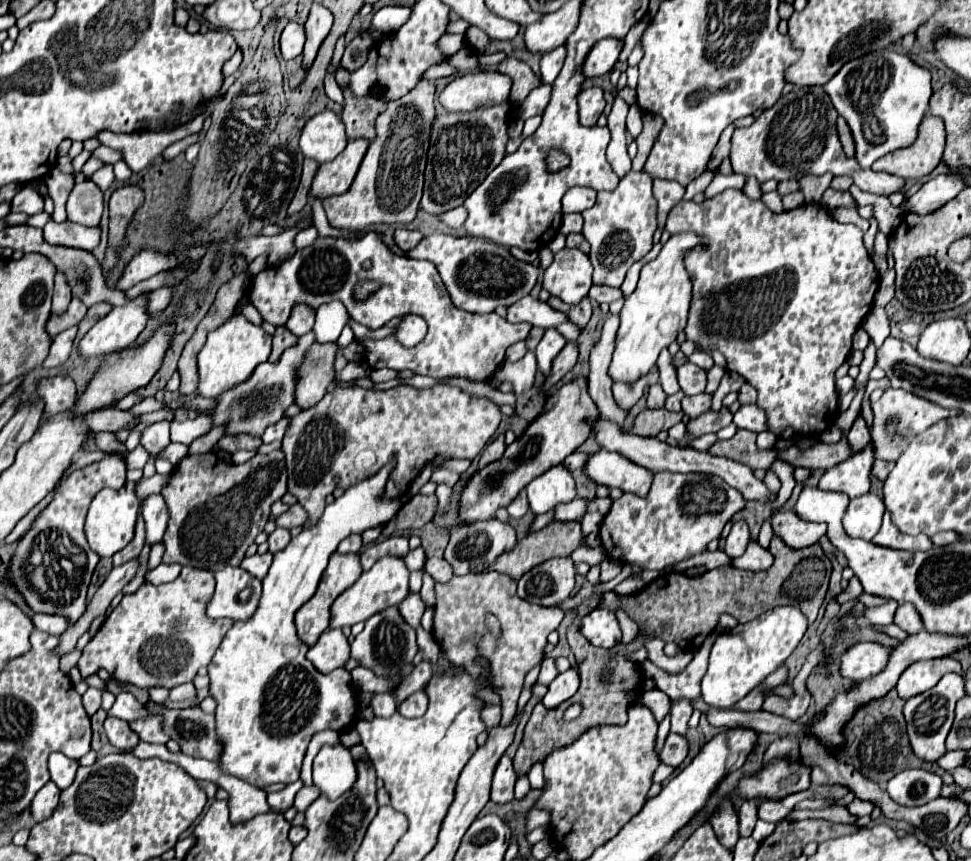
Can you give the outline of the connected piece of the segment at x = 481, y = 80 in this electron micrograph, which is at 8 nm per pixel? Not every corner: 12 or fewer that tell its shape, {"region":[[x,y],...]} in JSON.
{"region":[[500,72],[458,74],[440,94],[448,112],[496,106],[510,96]]}

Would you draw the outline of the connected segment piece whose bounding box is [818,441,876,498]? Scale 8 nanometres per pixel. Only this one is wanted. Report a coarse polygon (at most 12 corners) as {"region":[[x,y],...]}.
{"region":[[870,441],[846,462],[826,470],[818,488],[870,492],[874,446]]}

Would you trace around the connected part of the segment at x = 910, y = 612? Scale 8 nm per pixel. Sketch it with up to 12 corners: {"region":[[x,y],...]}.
{"region":[[910,602],[898,606],[894,622],[908,634],[920,632],[922,618]]}

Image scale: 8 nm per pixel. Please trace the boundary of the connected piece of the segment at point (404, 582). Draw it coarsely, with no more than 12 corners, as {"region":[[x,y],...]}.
{"region":[[386,556],[332,604],[354,626],[410,594],[402,558]]}

